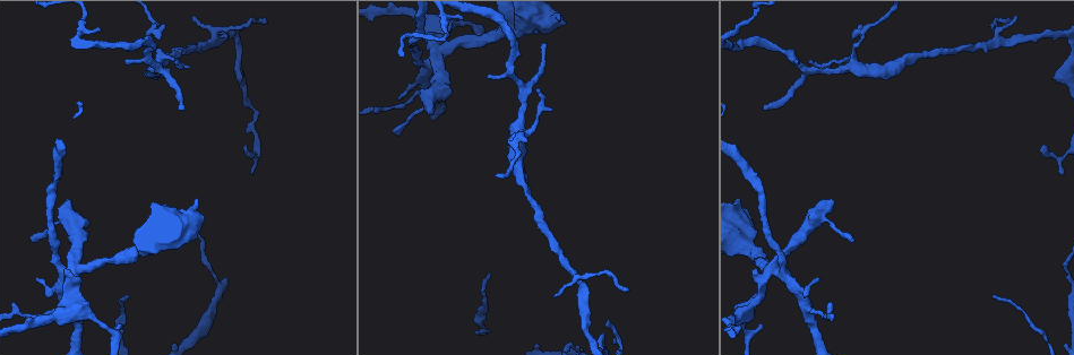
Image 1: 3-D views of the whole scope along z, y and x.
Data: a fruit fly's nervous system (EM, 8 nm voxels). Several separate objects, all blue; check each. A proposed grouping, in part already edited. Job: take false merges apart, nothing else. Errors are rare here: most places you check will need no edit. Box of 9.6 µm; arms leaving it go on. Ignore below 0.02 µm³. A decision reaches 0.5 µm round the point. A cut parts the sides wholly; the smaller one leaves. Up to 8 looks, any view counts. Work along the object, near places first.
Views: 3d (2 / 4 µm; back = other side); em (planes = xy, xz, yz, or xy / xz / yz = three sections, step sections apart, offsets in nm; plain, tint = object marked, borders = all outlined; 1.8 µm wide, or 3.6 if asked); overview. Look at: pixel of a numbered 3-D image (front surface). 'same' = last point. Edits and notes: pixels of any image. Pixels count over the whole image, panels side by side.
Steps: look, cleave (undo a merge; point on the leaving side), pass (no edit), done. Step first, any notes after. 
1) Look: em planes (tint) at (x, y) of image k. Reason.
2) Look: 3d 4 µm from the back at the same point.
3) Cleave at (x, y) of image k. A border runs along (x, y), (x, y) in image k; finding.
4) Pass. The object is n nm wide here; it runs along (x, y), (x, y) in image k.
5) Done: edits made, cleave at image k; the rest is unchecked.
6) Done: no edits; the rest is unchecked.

Look: 3d 2 µm at (773, 266) of image 1. Four or more arms meet.

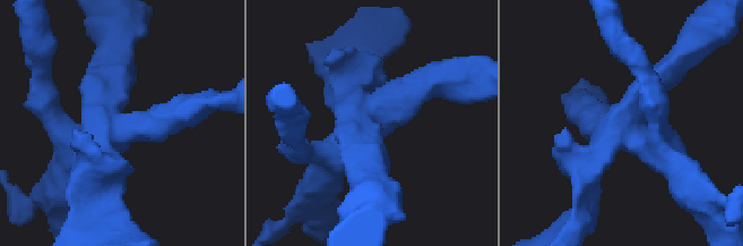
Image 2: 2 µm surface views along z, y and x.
Look: em planes (tint) at (112, 129) of image 2. Now the EM.

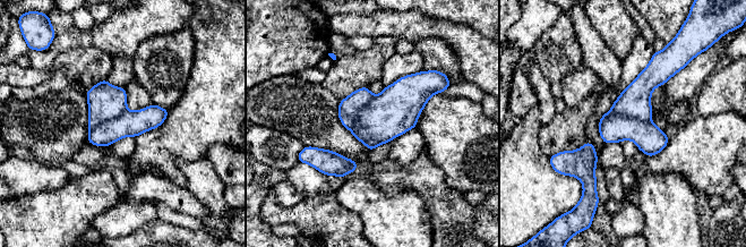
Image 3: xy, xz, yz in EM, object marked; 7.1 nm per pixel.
Cleave at (634, 101) of image 3. A border runs along (649, 121), (608, 113), (599, 125) in image 3; a second neuron is stuck on.

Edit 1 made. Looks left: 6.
Look: overview. Redraw.

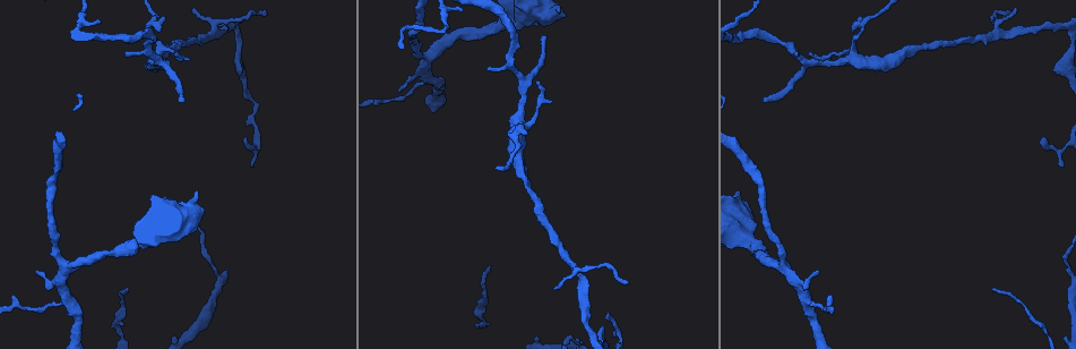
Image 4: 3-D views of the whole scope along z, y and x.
Look: em planes (tint) at (852, 62) of image 4. Small branch off a trunk.

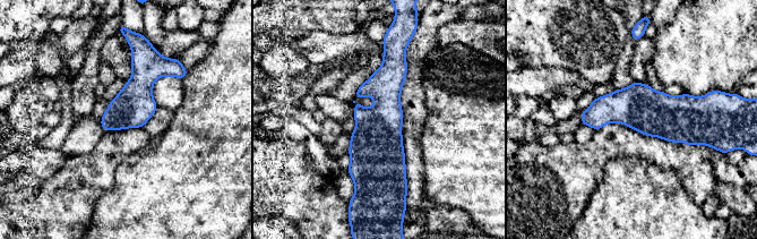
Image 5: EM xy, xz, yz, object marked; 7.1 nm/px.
Pass. It runs along (700, 113), (599, 113), (584, 121) in image 5; continuous, no second neuron.

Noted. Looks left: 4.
Look: em yz step 8 (tint) at (213, 33) of image 4. A fork.

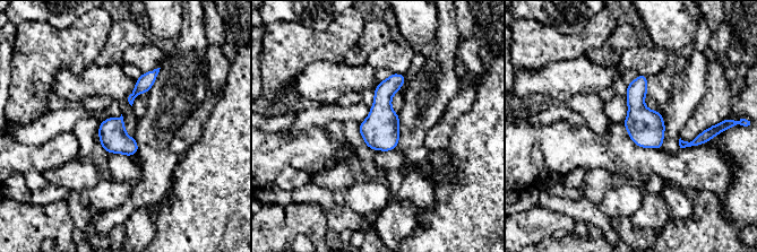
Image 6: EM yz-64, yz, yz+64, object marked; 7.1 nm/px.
Pass. Continuous, no second neuron.

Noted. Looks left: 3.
Done: edits made, cleave at image 3; the rest is unchecked.

